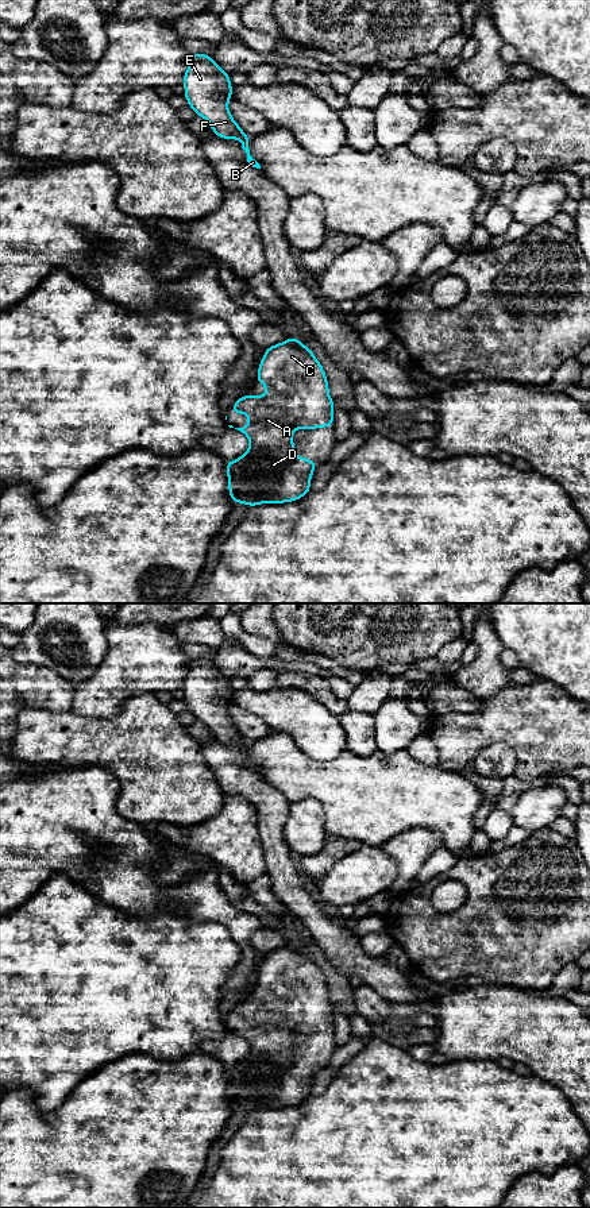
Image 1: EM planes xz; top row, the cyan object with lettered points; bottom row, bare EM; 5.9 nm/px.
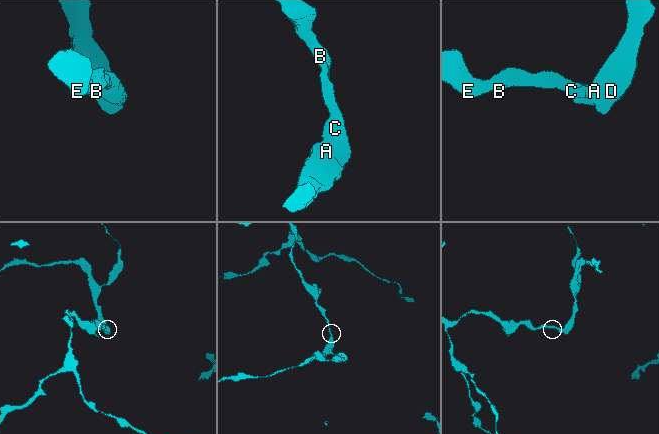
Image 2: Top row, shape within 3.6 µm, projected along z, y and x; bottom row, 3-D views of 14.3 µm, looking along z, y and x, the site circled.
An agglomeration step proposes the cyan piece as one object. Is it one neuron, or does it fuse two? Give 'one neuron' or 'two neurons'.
one neuron

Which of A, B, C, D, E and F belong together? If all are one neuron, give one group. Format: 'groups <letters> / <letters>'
groups A B C D E F

